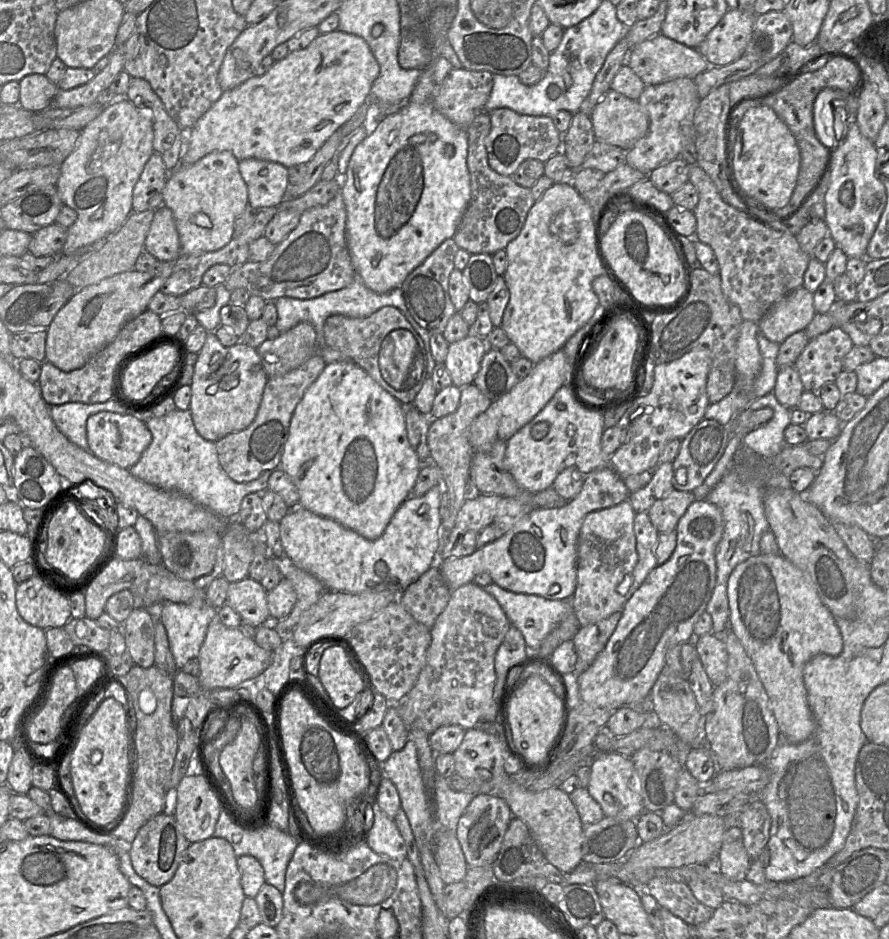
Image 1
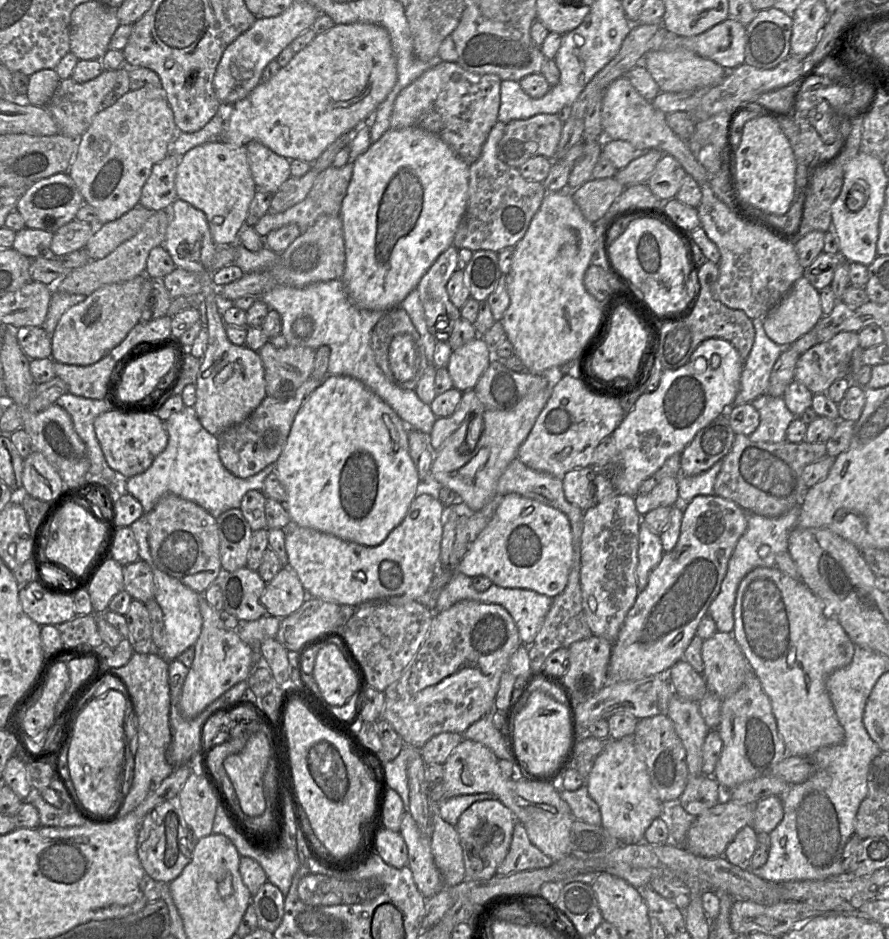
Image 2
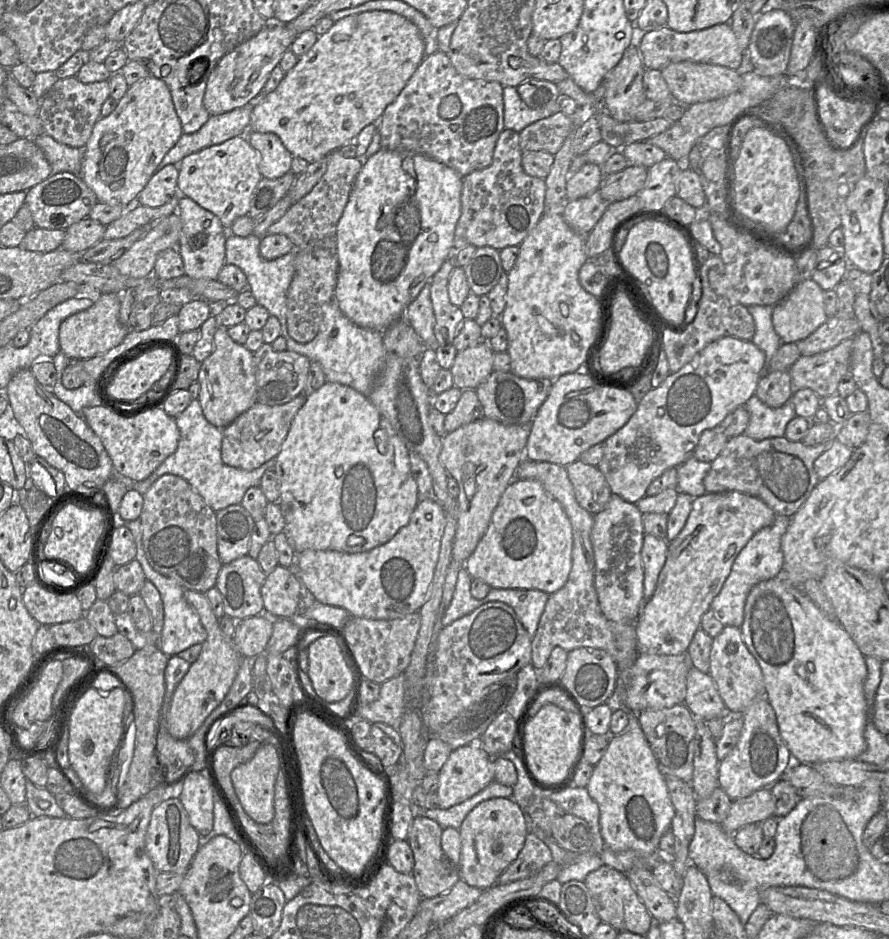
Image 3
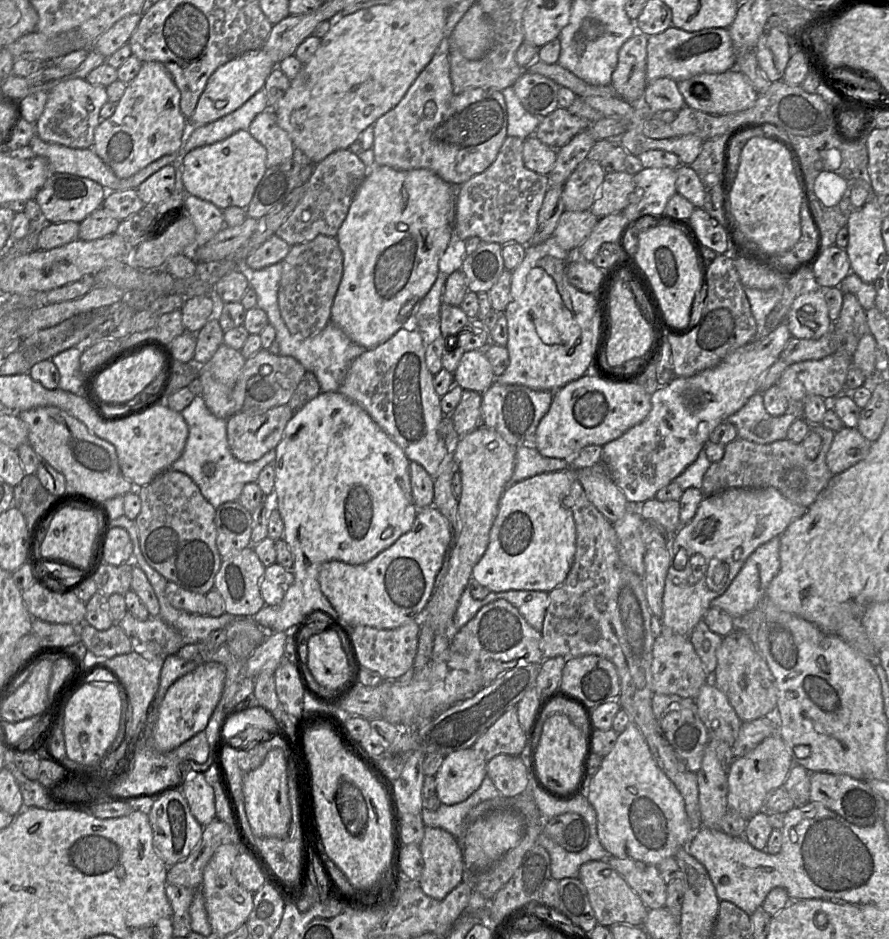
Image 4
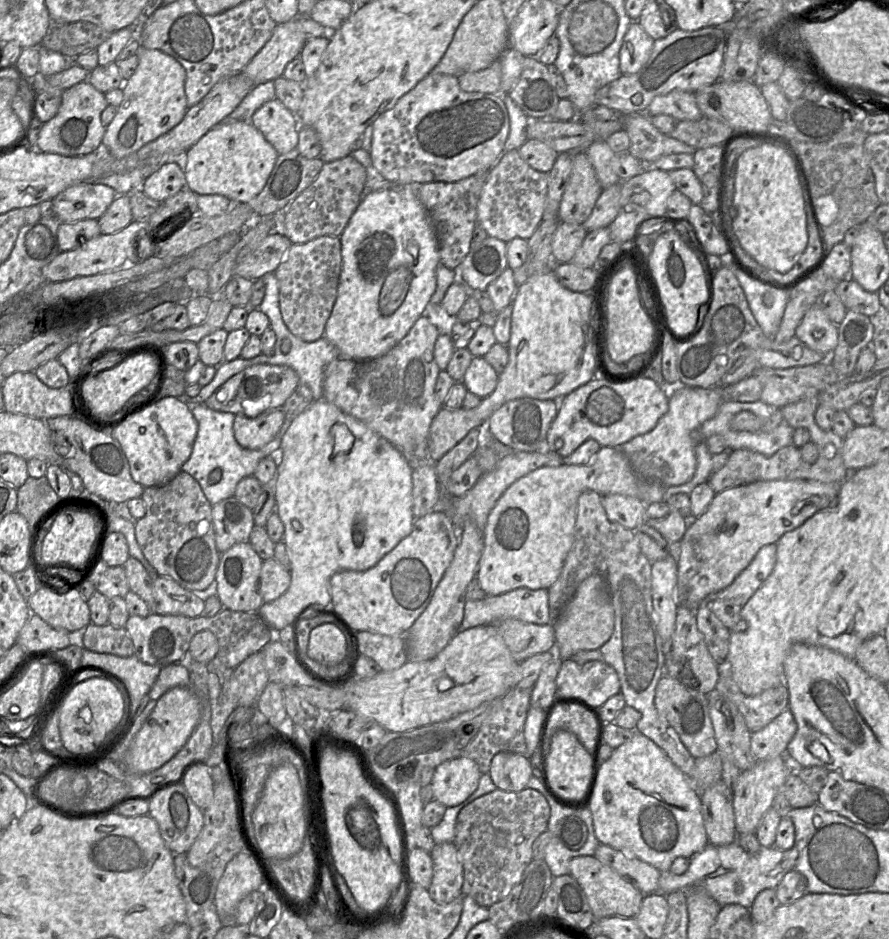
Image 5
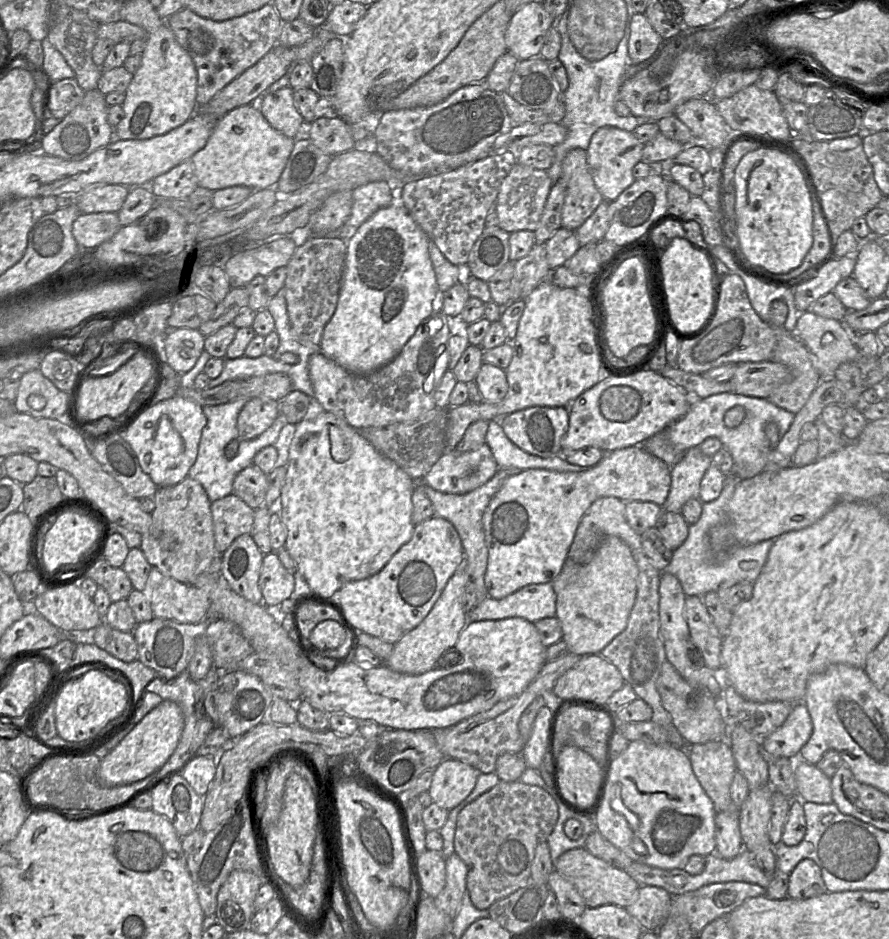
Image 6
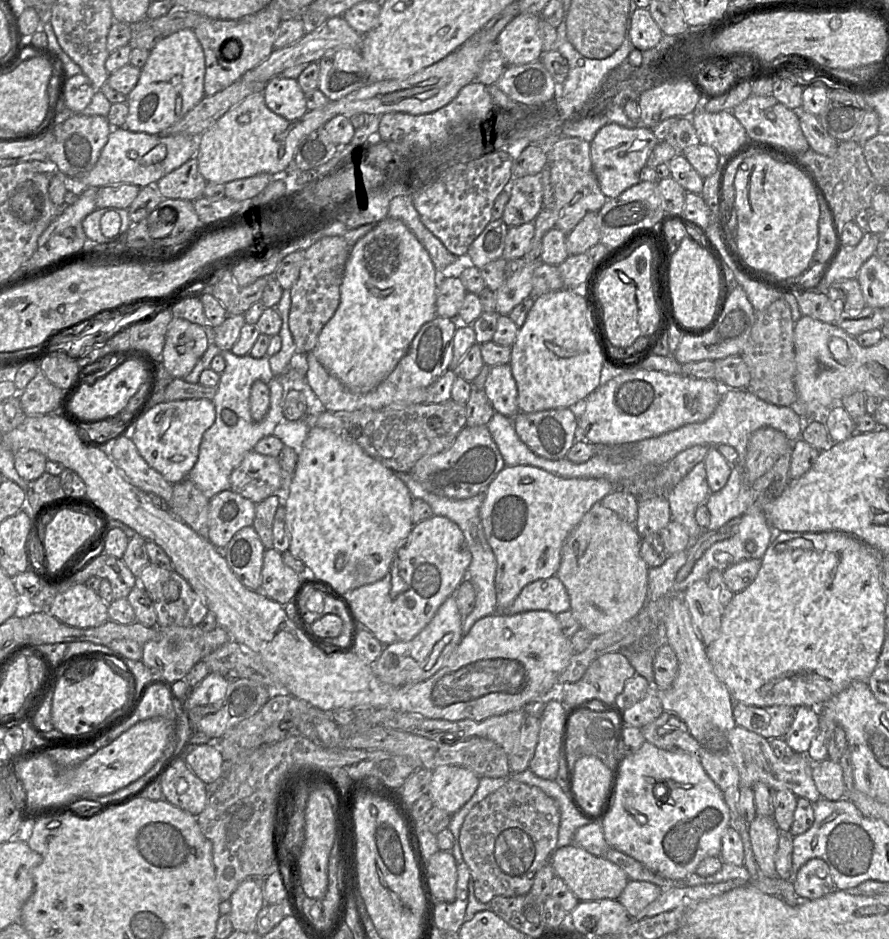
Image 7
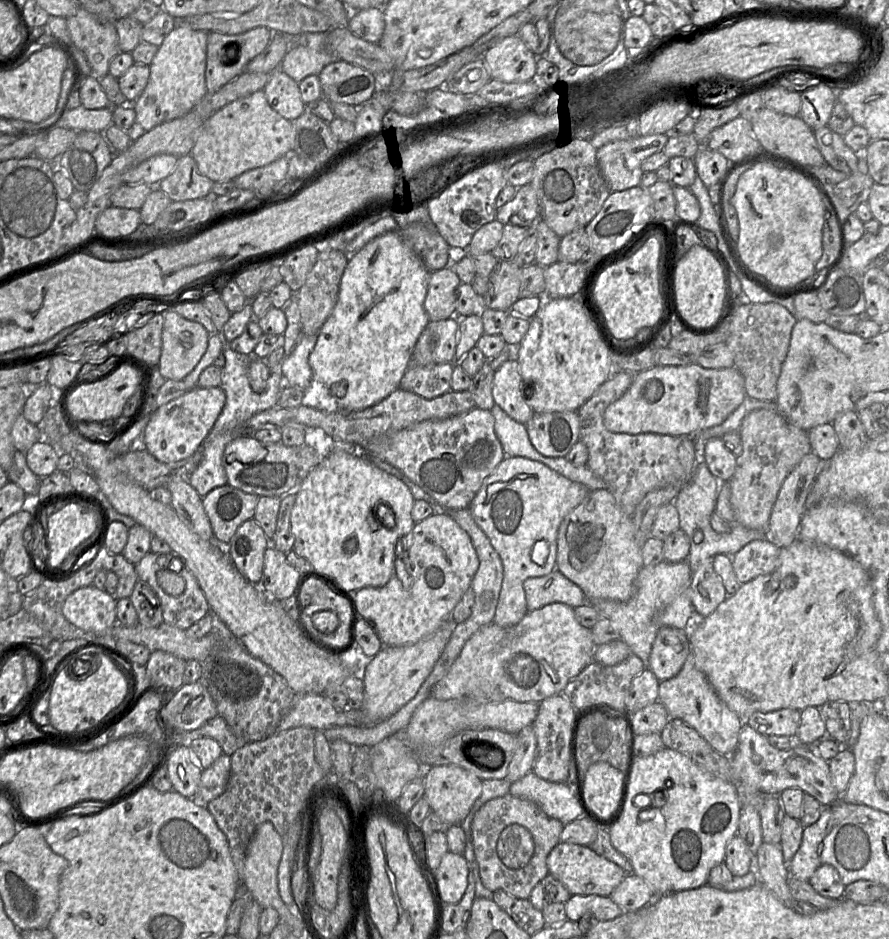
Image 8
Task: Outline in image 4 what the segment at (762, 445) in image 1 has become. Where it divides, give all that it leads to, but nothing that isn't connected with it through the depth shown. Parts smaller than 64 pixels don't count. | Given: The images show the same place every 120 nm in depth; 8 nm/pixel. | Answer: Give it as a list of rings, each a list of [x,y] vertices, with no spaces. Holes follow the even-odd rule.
[[[756,393],[726,421],[737,429],[738,438],[757,444],[787,439],[790,425],[802,417],[793,409],[781,416],[771,416],[765,409],[762,393]]]

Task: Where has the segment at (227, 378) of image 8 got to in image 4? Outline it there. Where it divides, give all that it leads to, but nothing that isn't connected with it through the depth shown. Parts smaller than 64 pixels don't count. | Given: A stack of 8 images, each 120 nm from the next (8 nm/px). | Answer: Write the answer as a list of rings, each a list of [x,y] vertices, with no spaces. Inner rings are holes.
[[[196,395],[181,415],[188,426],[188,437],[182,455],[169,469],[188,475],[215,509],[226,502],[238,501],[244,486],[257,482],[262,469],[275,459],[276,450],[272,449],[254,462],[237,460],[228,445],[226,420],[214,416],[201,395]]]

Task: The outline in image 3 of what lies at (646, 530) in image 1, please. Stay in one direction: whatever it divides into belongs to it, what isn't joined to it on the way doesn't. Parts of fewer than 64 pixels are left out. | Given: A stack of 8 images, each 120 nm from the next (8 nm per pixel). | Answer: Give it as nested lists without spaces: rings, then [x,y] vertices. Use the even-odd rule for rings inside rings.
[[[646,534],[643,539],[641,561],[644,571],[643,595],[644,601],[650,599],[655,591],[659,574],[667,558],[669,542]]]

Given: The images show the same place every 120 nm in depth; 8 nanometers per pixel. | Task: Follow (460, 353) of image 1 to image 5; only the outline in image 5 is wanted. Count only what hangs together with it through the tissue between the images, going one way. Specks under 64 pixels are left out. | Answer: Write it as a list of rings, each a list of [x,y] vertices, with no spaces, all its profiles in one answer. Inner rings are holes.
[[[474,357],[464,374],[462,383],[468,391],[485,398],[495,390],[498,379],[499,374],[484,357]]]

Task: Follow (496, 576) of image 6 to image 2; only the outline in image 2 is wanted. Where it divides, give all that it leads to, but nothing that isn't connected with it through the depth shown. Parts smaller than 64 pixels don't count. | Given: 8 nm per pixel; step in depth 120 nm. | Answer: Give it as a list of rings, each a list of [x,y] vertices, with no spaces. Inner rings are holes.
[[[511,493],[499,497],[499,504],[492,520],[460,559],[456,570],[442,570],[438,566],[432,589],[443,589],[449,583],[453,573],[457,571],[470,578],[485,576],[492,581],[492,584],[499,587],[528,589],[554,598],[567,586],[572,560],[572,531],[567,516],[558,509]]]

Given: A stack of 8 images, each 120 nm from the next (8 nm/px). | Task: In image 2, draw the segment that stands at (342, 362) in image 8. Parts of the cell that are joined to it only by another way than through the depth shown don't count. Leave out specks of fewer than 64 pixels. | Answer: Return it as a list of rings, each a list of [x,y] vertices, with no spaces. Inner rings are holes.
[[[417,127],[389,129],[378,141],[372,143],[367,151],[356,158],[353,163],[352,177],[340,212],[346,255],[345,269],[341,281],[349,299],[356,306],[367,310],[386,312],[392,308],[399,307],[407,295],[416,289],[421,278],[436,259],[453,245],[456,231],[467,209],[469,172],[470,165],[459,158],[442,139]]]

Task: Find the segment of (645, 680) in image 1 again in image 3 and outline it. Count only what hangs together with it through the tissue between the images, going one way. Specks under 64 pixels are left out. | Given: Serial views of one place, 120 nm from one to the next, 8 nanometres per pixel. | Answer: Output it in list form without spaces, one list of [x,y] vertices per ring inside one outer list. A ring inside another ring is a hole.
[[[737,491],[705,493],[693,498],[692,509],[679,535],[669,542],[667,558],[659,574],[652,597],[644,601],[635,620],[639,652],[660,655],[686,653],[700,628],[703,615],[710,610],[713,599],[720,593],[732,565],[750,538],[776,519],[774,511],[761,499]]]

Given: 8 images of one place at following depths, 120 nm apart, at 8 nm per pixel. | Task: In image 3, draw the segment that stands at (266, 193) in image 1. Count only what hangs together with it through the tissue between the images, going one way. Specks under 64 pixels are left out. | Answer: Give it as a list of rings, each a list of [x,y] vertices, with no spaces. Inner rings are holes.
[[[250,130],[245,135],[240,136],[245,137],[259,153],[259,171],[262,177],[276,179],[291,171],[293,156],[284,146],[279,136],[271,132],[261,133]]]

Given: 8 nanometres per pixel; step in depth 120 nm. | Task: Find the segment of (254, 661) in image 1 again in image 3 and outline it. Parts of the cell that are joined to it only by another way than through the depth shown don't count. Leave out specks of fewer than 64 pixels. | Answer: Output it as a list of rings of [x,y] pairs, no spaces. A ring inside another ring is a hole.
[[[185,590],[184,598],[200,617],[207,632],[207,638],[202,643],[198,659],[191,664],[190,669],[175,689],[170,708],[166,717],[166,730],[175,739],[187,740],[201,727],[205,719],[216,709],[229,692],[240,665],[242,656],[233,643],[233,638],[226,638],[219,626],[219,619],[204,593]]]

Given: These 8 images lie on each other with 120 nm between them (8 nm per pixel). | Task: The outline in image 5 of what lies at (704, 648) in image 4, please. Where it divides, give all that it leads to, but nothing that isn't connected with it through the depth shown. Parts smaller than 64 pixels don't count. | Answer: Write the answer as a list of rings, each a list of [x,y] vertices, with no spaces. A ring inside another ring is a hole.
[[[707,603],[696,610],[697,628],[703,634],[705,644],[717,664],[726,660],[729,651],[729,630],[711,611]]]

